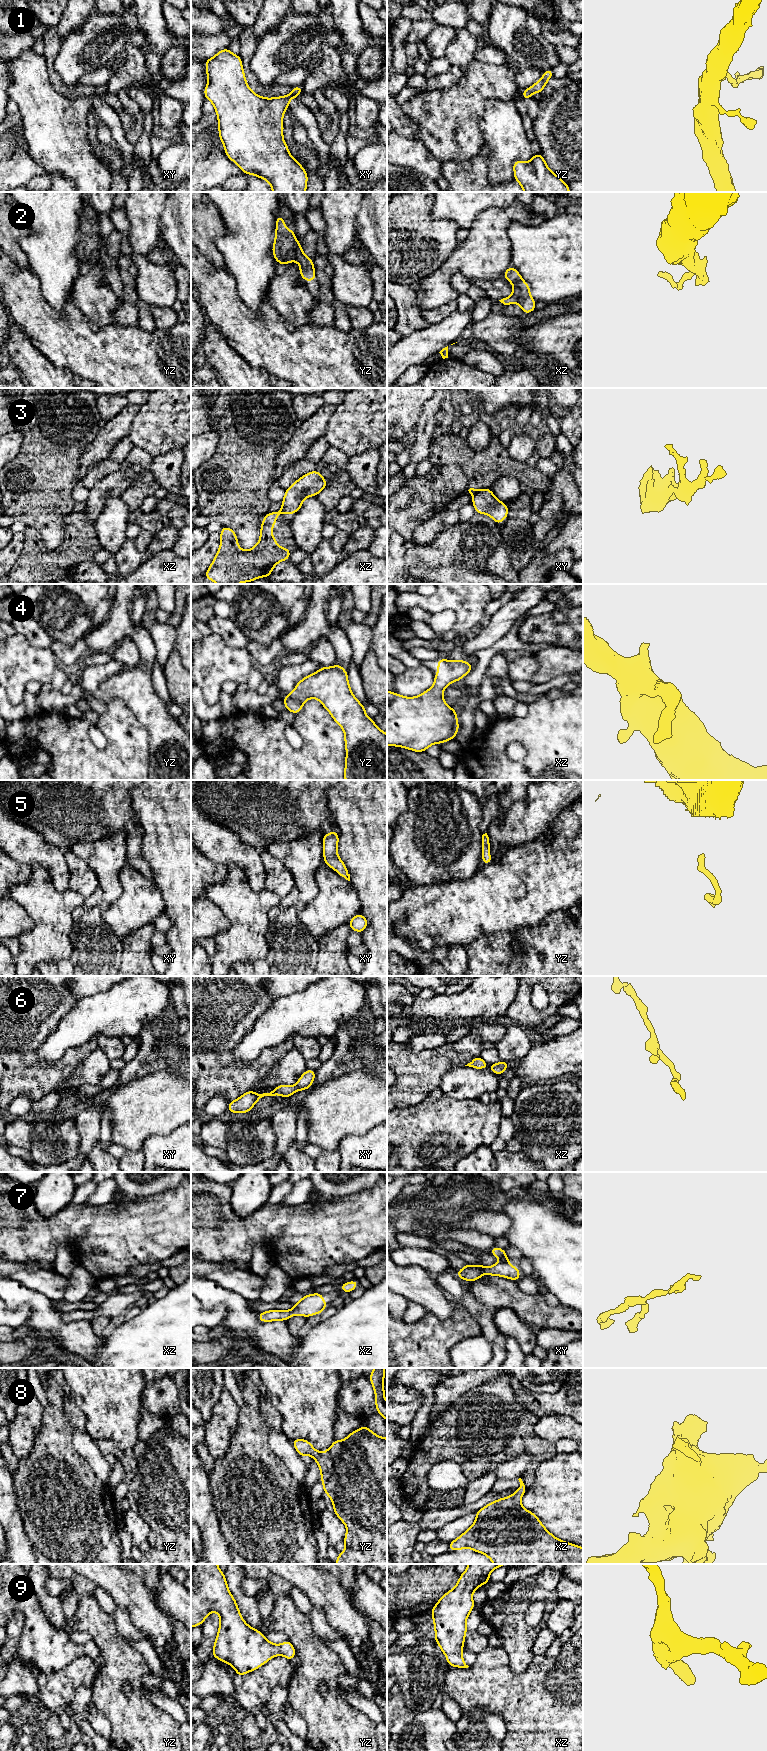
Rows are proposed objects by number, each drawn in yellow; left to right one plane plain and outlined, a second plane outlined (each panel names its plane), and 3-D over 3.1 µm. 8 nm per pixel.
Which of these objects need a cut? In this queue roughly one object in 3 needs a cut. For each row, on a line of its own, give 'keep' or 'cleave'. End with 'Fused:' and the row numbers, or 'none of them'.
1: keep
2: keep
3: cleave
4: keep
5: keep
6: keep
7: keep
8: keep
9: keep
Fused: 3

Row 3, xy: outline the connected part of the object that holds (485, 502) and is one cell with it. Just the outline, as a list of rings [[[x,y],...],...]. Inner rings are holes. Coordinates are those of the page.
[[[490,488],[480,490],[472,499],[475,512],[489,515],[498,525],[508,516],[508,506],[499,501]]]

